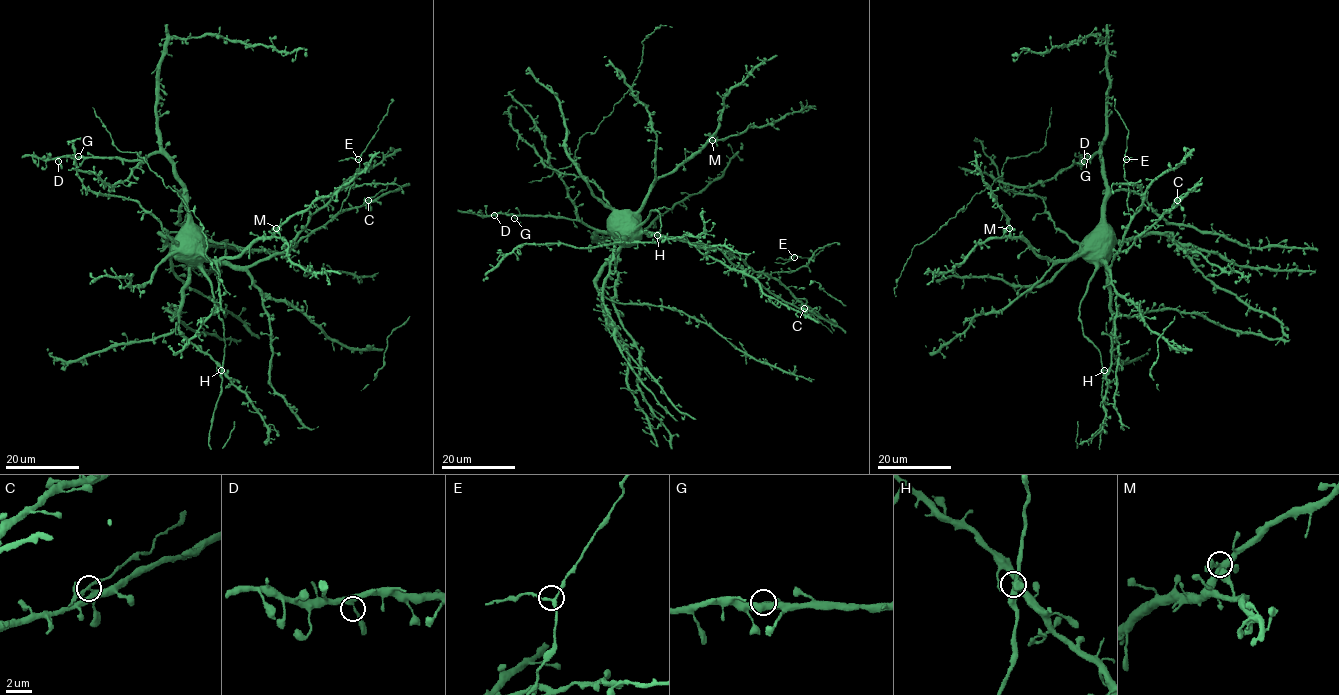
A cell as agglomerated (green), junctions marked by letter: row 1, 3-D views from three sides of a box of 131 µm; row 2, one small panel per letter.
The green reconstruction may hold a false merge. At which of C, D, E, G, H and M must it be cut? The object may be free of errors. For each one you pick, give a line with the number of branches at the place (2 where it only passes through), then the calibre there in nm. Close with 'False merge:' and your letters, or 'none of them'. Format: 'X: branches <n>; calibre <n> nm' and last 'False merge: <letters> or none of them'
C: branches 3; calibre 240 nm
False merge: C

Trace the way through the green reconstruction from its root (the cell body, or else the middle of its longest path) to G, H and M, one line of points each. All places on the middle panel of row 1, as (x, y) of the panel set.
G: (616, 219), (623, 218), (623, 232), (618, 237), (563, 218), (514, 218)
H: (616, 219), (629, 215), (638, 226), (652, 210), (657, 210), (660, 222), (657, 235)
M: (616, 219), (635, 213), (658, 179), (672, 173), (712, 140)

